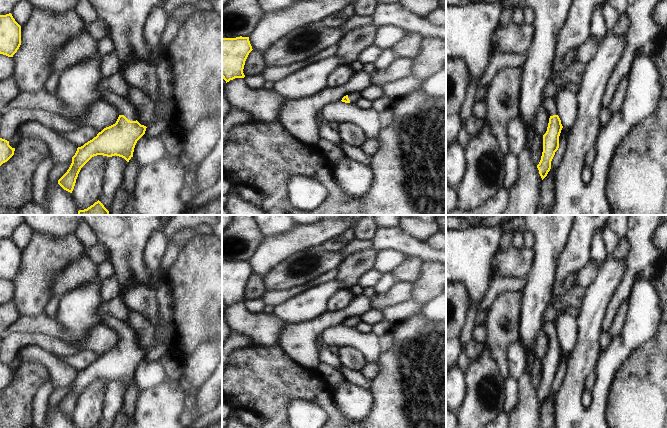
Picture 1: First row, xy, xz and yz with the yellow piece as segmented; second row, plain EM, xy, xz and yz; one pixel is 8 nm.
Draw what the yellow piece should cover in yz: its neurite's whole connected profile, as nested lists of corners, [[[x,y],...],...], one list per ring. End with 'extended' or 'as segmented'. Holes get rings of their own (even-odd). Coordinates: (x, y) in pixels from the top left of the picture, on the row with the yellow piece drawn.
[[[551,98],[543,103],[550,118],[546,133],[543,135],[543,152],[541,160],[537,165],[542,180],[547,176],[551,169],[551,161],[555,152],[559,148],[559,136],[563,128],[558,116],[559,108],[555,98]]]; extended

